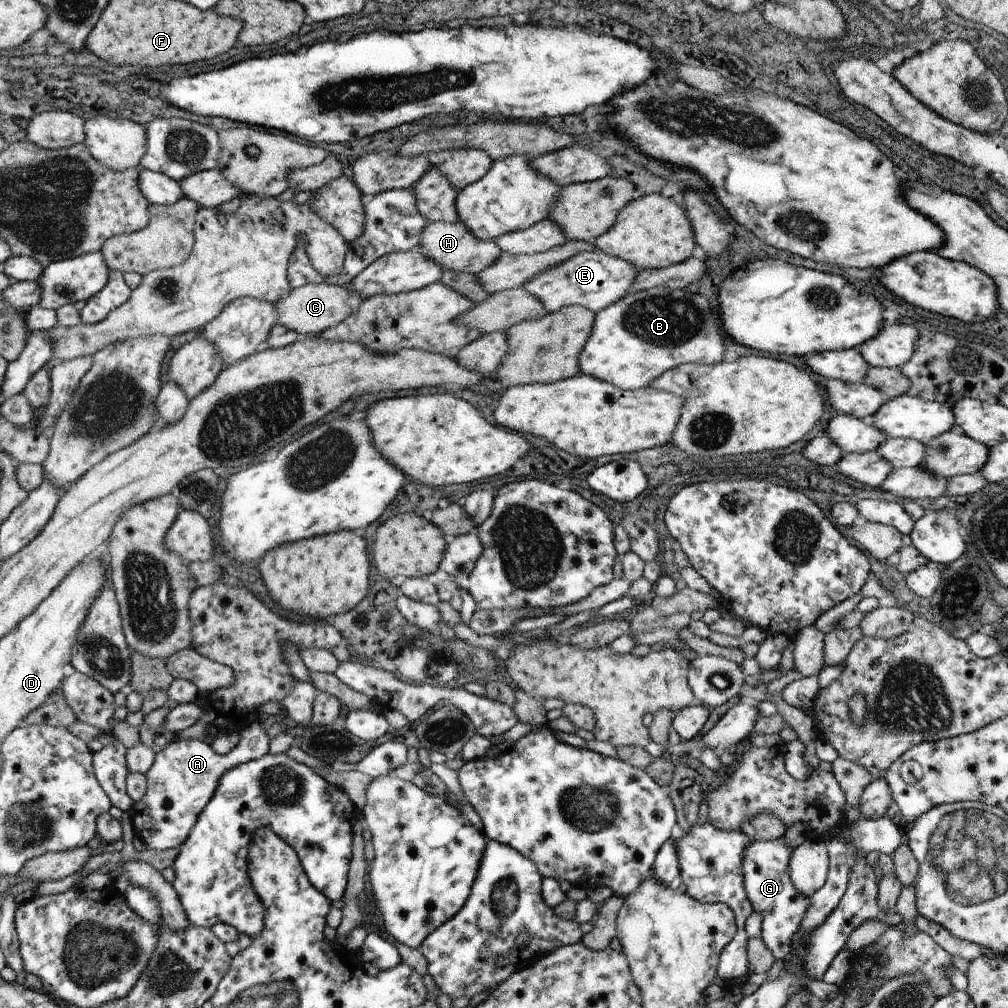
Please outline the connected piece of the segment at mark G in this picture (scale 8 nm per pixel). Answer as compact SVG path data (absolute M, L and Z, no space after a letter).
M784 838L778 840L752 840L750 846L744 852L744 887L748 901L762 916L761 936L764 944L770 948L770 952L776 955L785 955L789 951L789 944L798 926L810 906L808 897L802 896L790 882L788 874L788 862L792 856L792 850Z

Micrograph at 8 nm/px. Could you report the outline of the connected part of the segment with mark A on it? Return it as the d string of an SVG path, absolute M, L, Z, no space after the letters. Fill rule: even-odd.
M257 718L245 719L237 731L241 736L240 742L225 755L216 752L212 745L198 740L198 738L179 737L173 739L164 750L156 754L153 766L146 773L146 780L148 780L146 794L140 798L140 801L134 803L133 812L127 816L126 823L129 831L136 834L148 849L162 851L182 846L192 834L193 827L198 821L198 816L206 808L206 804L210 802L210 798L214 796L218 780L228 770L232 770L236 766L241 766L241 764L261 759L262 756L269 752L269 742L271 739L262 730L261 722Z

